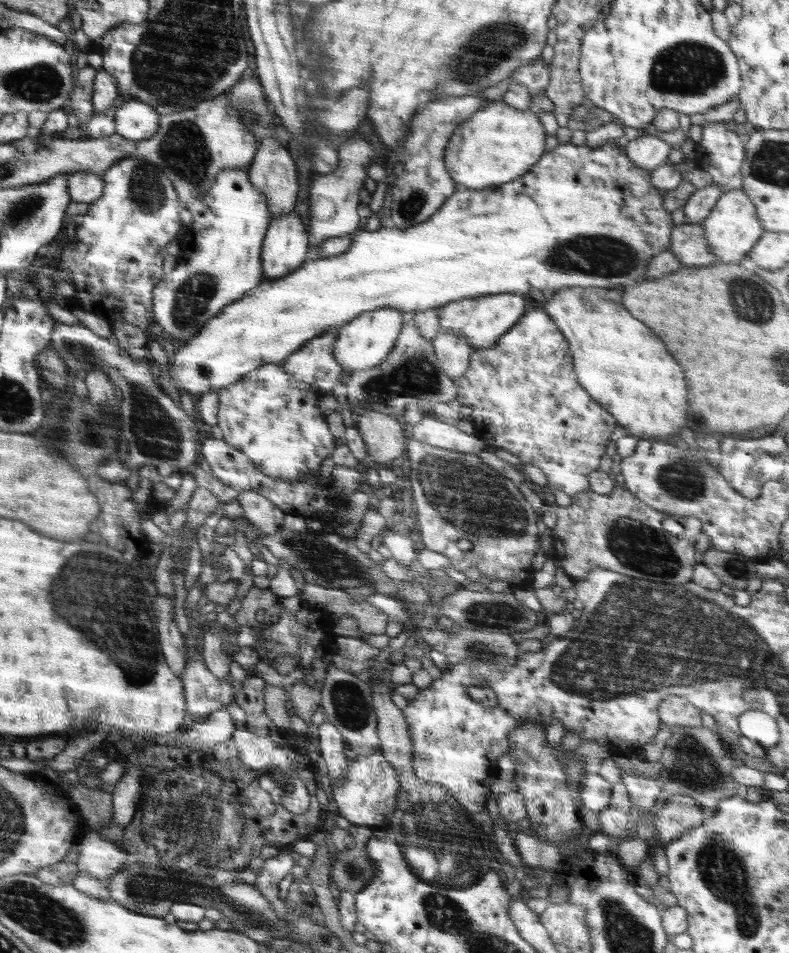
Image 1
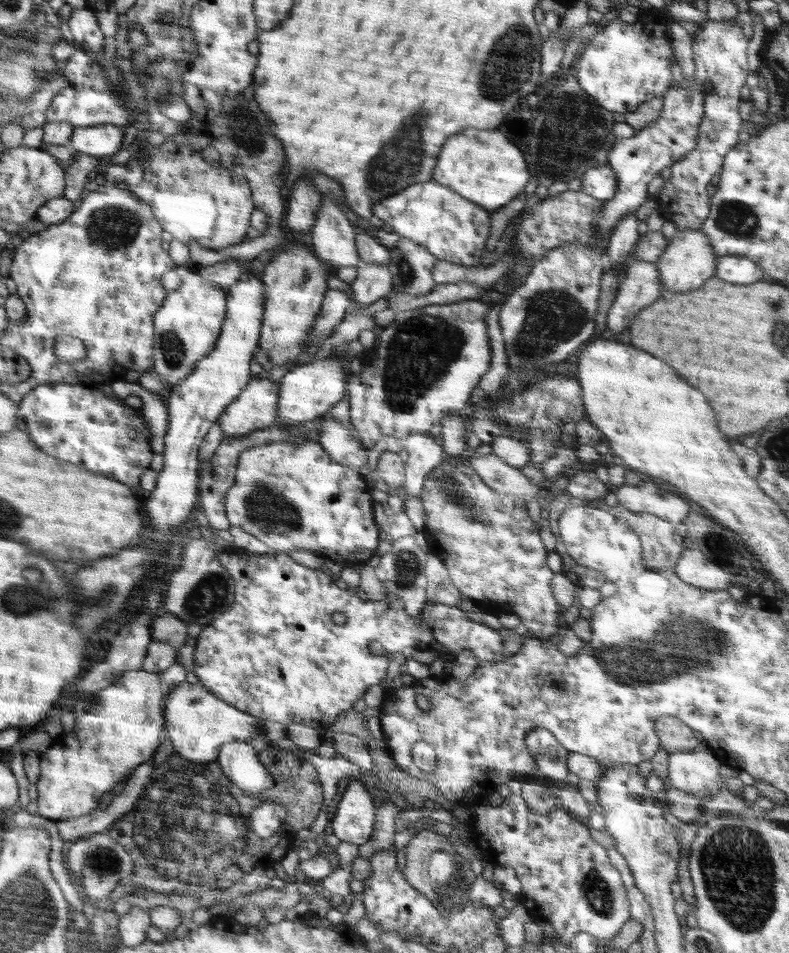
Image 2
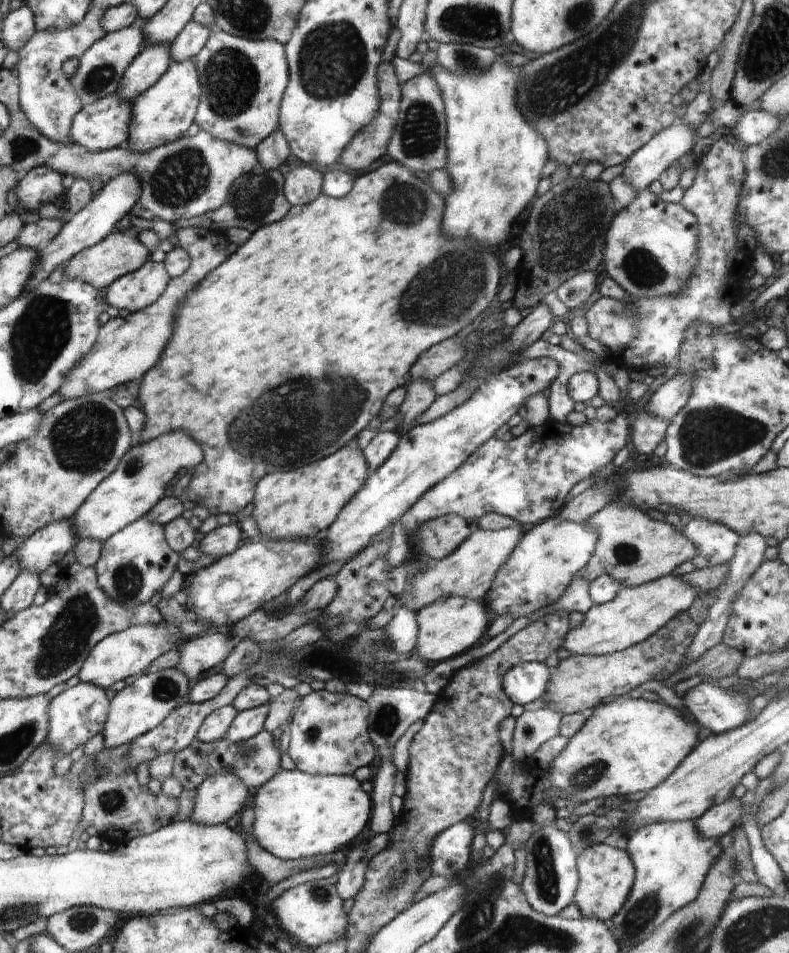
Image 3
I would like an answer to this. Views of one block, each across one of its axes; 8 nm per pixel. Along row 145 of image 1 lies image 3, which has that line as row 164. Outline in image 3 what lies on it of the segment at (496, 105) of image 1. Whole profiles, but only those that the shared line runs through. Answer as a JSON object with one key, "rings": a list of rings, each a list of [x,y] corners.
{"rings":[[[394,57],[392,60],[397,78],[400,82],[419,75],[433,75],[434,83],[441,91],[441,98],[445,107],[447,125],[447,156],[446,171],[454,182],[452,196],[446,198],[446,214],[444,218],[444,232],[456,238],[476,238],[480,244],[496,248],[500,246],[510,234],[510,226],[518,214],[524,212],[528,204],[532,204],[537,196],[537,187],[542,179],[542,169],[549,160],[549,147],[542,134],[532,128],[518,110],[516,102],[516,86],[520,81],[520,68],[506,64],[504,60],[494,62],[484,71],[474,77],[451,74],[439,63],[427,65],[414,63],[408,59]]]}

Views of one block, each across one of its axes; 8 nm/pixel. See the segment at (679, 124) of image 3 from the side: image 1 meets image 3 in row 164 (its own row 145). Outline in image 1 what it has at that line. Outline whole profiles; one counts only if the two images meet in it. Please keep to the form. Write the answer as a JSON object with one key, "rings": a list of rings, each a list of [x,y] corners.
{"rings":[[[650,135],[630,140],[625,147],[626,156],[630,161],[648,171],[655,171],[658,166],[667,163],[670,152],[672,152],[670,144]]]}

